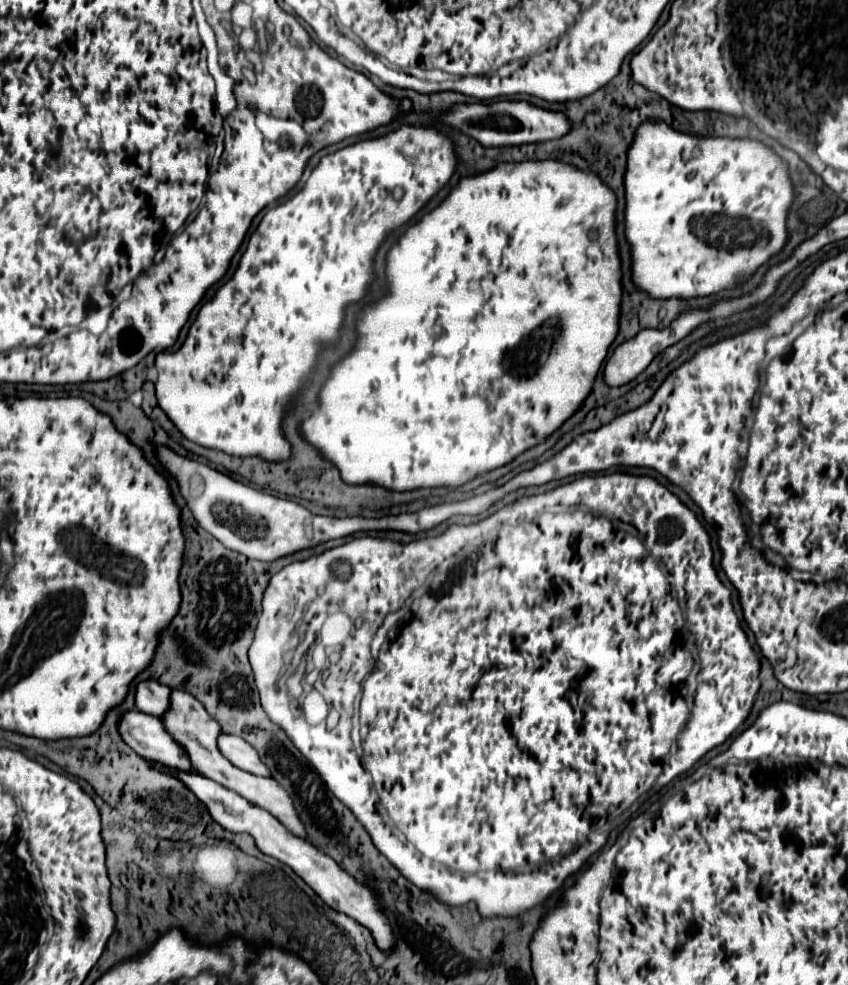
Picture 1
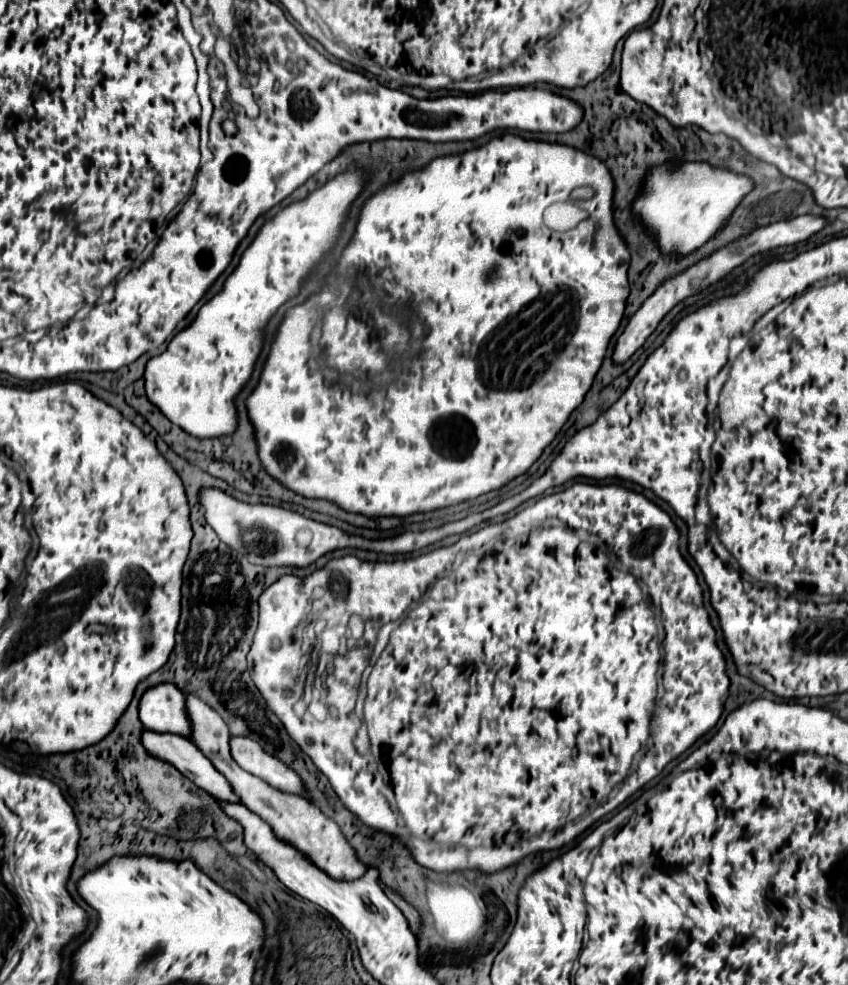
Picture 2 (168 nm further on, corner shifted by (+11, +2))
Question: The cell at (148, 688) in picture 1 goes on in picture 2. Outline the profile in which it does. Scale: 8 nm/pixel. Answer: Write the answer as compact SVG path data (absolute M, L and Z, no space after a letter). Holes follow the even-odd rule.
M174 684L148 688L138 704L140 722L154 732L172 732L190 736L190 722L184 708L184 692Z

